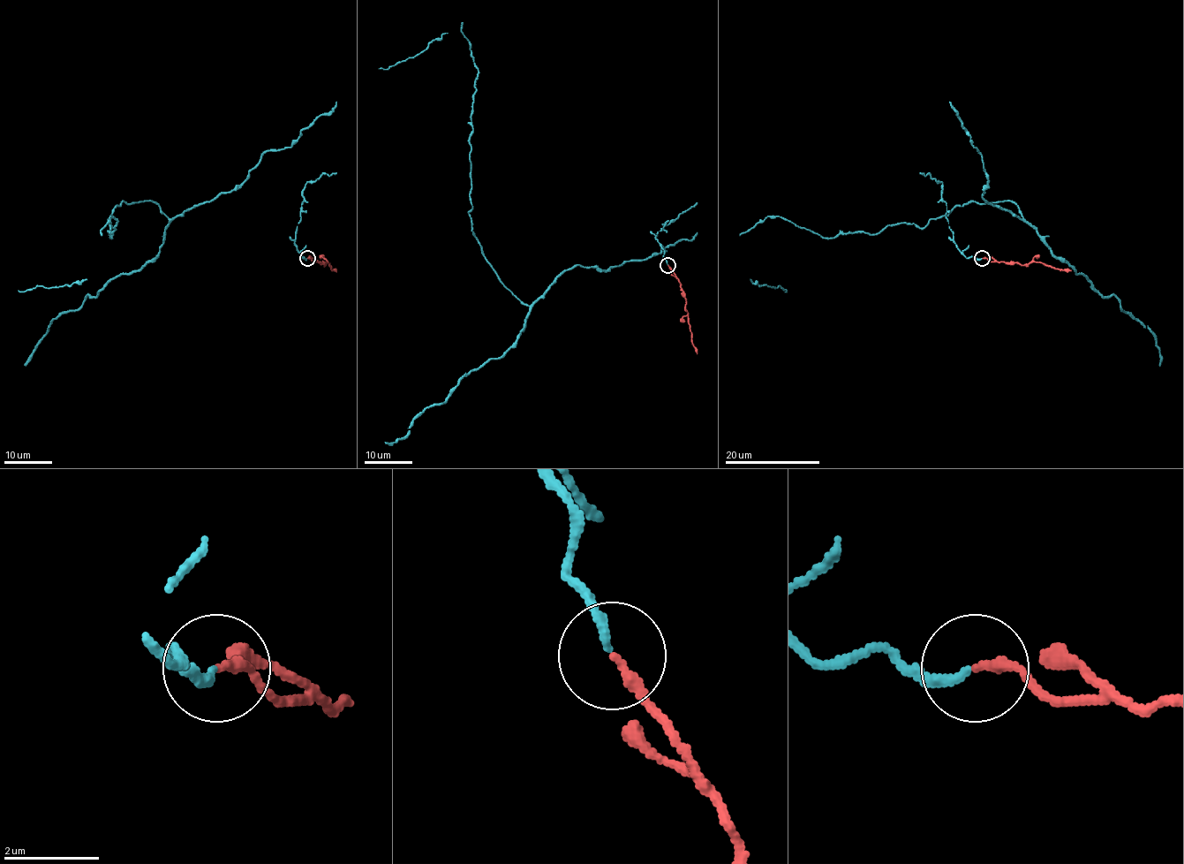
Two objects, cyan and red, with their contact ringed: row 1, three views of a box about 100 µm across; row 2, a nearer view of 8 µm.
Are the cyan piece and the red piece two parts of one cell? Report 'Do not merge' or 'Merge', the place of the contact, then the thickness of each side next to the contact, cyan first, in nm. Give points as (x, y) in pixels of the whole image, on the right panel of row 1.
Merge. Place: (982, 258). Thickness 180 nm (cyan) against 220 nm

